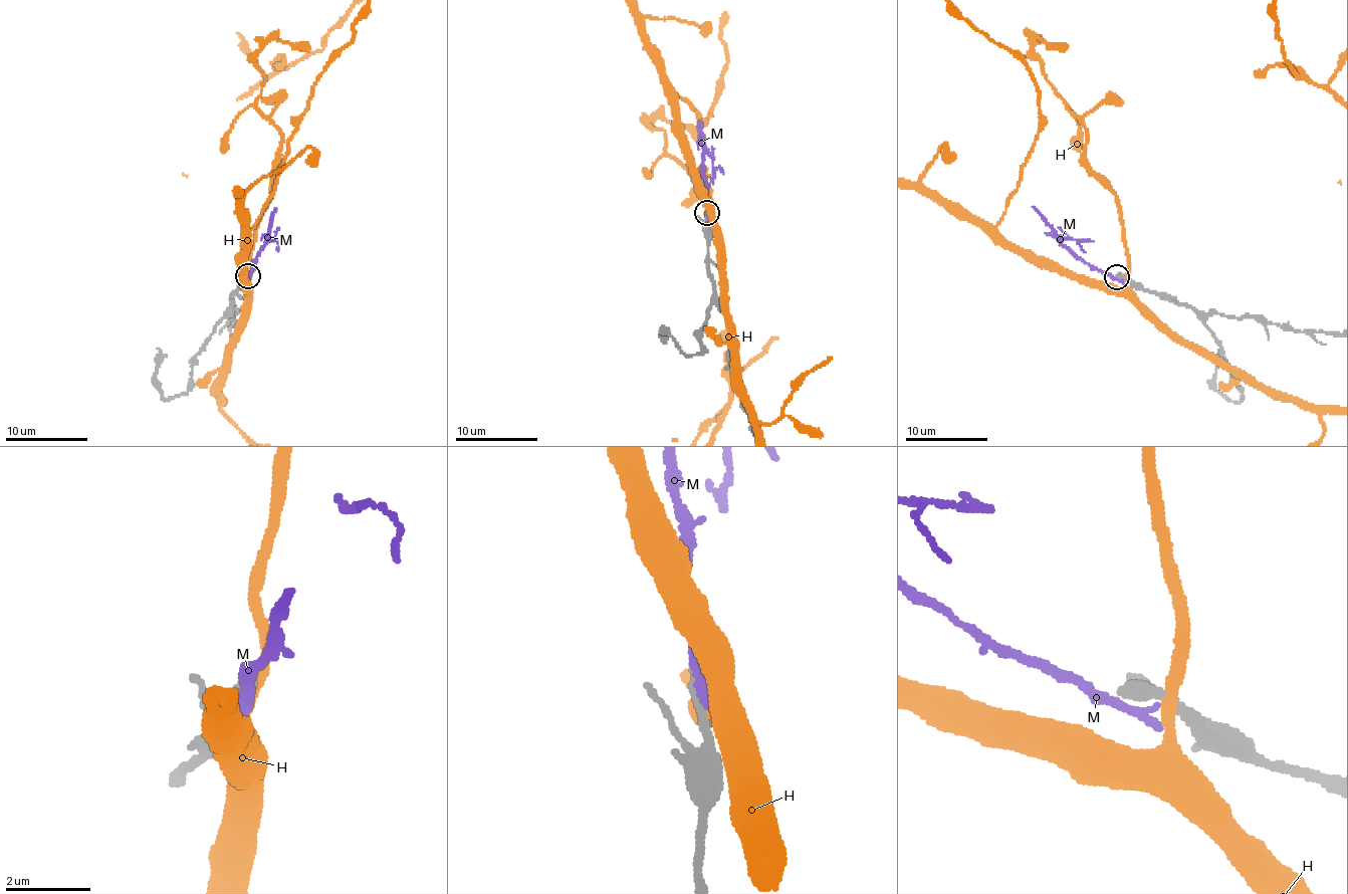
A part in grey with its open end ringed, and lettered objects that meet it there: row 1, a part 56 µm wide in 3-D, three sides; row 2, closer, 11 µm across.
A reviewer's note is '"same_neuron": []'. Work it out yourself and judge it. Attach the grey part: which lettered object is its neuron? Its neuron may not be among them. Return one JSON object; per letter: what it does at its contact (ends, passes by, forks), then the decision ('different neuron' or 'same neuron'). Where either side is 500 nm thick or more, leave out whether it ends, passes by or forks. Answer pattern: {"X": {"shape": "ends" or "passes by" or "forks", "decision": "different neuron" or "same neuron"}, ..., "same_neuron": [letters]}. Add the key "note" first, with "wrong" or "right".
{"note": "right", "H": {"shape": "passes by", "decision": "different neuron"}, "M": {"shape": "ends", "decision": "different neuron"}, "same_neuron": []}

